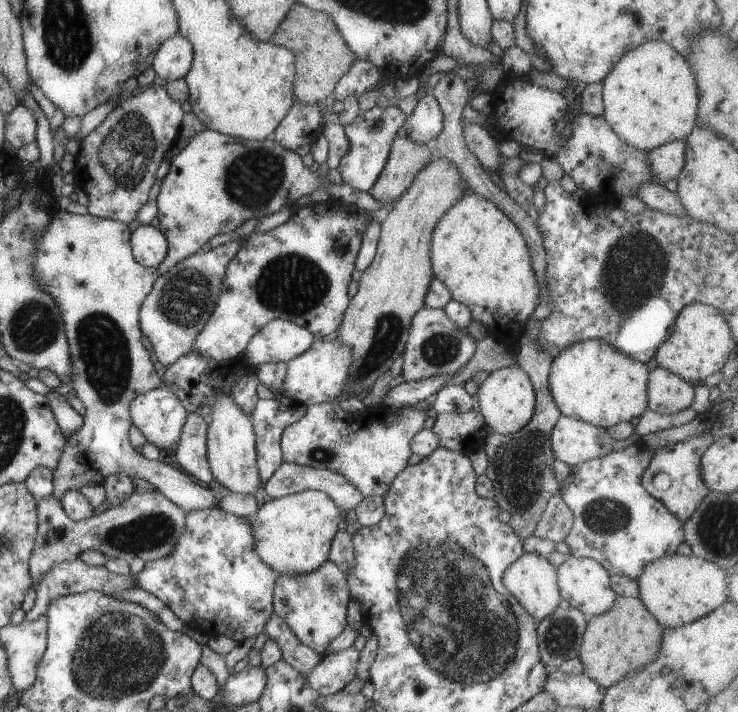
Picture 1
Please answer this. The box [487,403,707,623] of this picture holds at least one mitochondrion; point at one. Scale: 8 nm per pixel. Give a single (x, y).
(517, 466)

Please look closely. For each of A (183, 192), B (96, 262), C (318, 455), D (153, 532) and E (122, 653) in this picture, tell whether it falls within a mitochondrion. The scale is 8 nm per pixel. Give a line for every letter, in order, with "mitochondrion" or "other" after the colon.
A: other
B: other
C: mitochondrion
D: mitochondrion
E: mitochondrion

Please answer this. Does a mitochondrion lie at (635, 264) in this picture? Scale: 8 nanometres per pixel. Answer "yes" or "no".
yes

